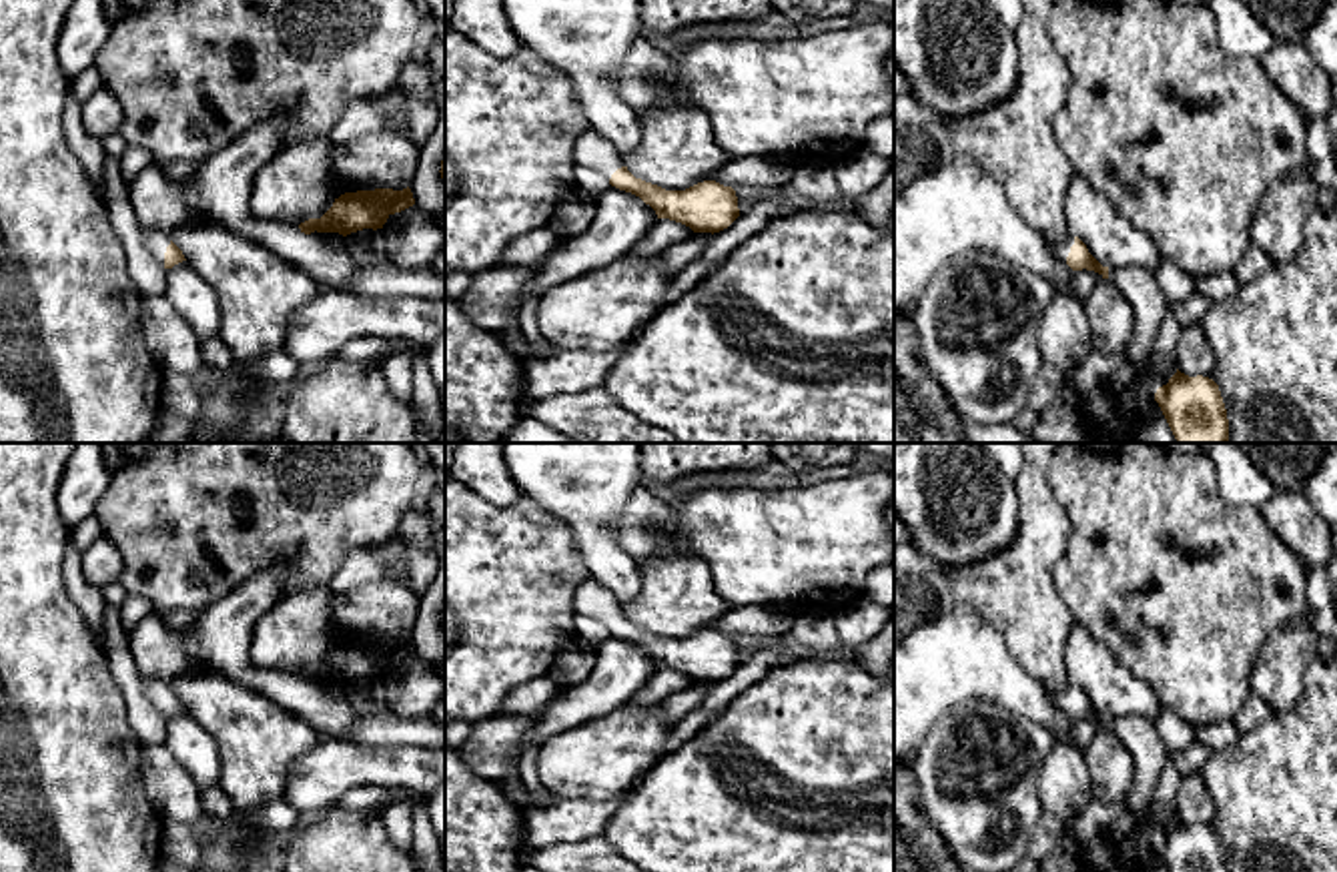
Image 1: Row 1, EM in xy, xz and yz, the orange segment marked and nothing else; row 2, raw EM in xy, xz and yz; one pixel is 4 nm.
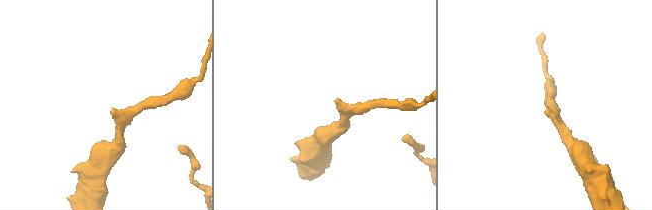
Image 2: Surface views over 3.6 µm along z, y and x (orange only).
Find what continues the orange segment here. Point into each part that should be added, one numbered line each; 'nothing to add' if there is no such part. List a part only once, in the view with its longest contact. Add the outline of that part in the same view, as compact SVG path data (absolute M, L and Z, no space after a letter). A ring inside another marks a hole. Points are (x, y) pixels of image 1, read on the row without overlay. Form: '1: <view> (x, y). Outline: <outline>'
1: xy (157, 690). Outline: M142 678L142 690L152 702L152 706L164 716L164 702L166 702L166 696L170 694L170 686L160 680Z

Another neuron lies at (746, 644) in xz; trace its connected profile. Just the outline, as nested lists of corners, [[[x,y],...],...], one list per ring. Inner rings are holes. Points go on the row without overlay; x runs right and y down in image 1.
[[[744,633],[732,637],[736,639],[738,645],[740,664],[744,664],[752,653],[756,653],[774,639],[770,635],[744,635]]]

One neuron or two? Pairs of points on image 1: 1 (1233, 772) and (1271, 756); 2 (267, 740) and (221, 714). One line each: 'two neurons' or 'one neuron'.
1: one neuron
2: one neuron

